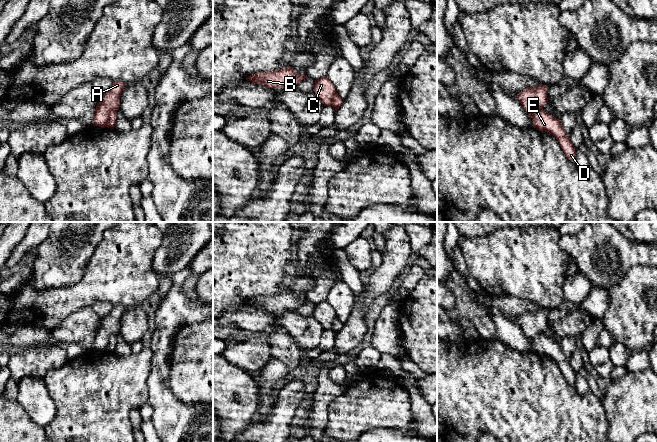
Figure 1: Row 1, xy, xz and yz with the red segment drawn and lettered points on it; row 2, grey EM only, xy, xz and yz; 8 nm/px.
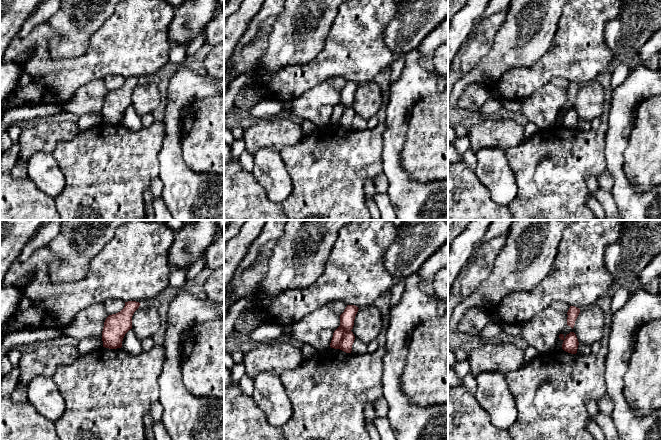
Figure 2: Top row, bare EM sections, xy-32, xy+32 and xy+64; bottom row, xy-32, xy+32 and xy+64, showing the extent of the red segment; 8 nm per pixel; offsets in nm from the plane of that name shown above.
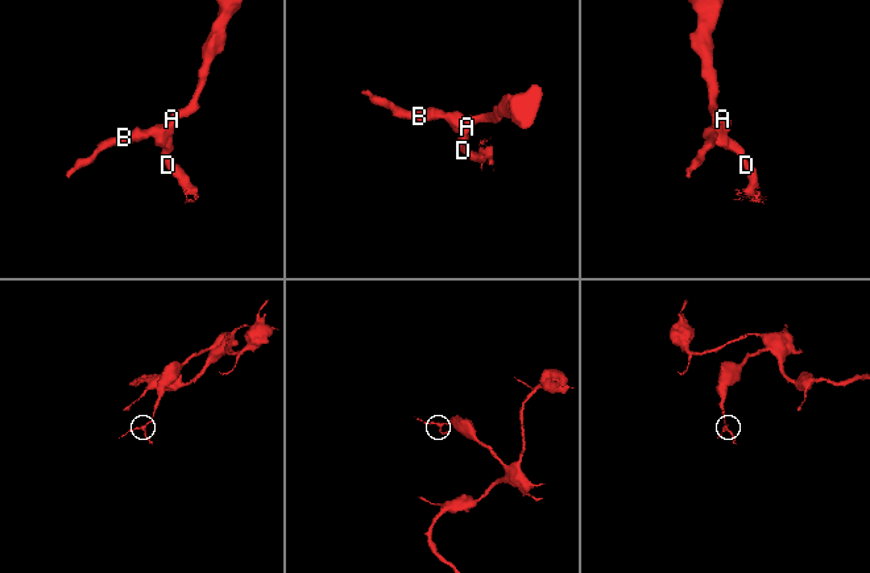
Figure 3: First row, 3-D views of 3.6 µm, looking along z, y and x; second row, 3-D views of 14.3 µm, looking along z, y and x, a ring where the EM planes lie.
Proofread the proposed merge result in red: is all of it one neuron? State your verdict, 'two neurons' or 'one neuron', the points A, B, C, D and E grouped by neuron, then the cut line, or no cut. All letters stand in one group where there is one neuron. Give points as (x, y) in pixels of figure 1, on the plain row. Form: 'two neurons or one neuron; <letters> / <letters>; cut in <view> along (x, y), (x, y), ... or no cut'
two neurons; A B C / D E; cut in xy along (116, 334), (110, 337), (106, 350)

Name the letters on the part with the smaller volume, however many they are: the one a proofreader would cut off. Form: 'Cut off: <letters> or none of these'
Cut off: D, E

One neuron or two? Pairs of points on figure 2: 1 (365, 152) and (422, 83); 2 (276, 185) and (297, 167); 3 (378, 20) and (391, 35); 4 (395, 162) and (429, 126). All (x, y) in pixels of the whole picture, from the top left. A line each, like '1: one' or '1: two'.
1: two
2: two
3: two
4: two

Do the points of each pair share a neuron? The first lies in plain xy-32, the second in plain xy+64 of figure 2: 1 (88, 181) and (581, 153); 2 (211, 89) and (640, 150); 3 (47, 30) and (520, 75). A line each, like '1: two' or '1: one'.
1: one
2: two
3: one

